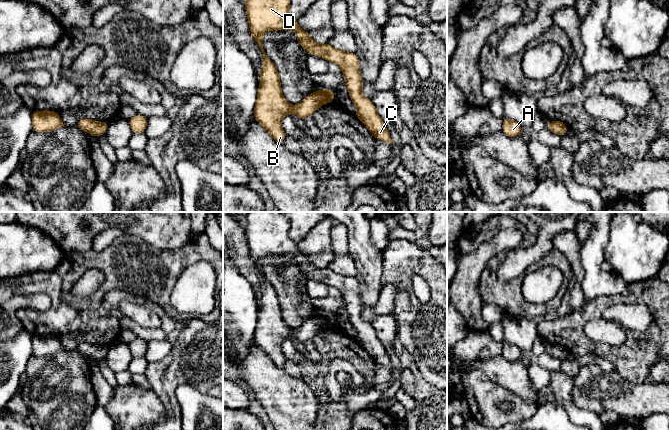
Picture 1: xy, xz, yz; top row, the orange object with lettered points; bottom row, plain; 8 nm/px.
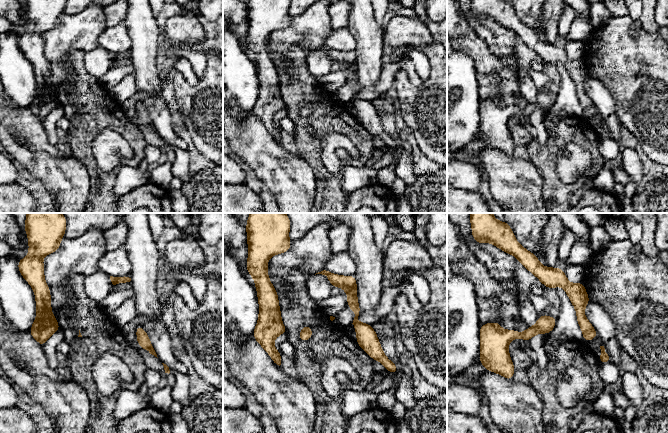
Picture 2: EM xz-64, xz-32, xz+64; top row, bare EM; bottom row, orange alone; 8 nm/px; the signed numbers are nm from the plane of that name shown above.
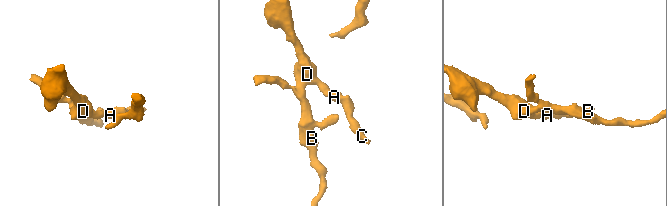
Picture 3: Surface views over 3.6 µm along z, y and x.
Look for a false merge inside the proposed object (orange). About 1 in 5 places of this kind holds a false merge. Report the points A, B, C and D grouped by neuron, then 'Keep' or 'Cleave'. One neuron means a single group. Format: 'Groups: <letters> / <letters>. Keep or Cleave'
Groups: A B C D. Keep

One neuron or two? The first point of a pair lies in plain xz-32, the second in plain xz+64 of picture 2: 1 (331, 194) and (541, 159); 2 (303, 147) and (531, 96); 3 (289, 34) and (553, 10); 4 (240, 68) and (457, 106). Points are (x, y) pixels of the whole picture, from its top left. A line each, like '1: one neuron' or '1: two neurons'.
1: one neuron
2: two neurons
3: one neuron
4: one neuron

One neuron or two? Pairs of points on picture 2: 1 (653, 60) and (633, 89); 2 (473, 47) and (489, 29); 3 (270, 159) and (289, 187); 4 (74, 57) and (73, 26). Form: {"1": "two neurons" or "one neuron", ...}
{"1": "one neuron", "2": "two neurons", "3": "one neuron", "4": "two neurons"}

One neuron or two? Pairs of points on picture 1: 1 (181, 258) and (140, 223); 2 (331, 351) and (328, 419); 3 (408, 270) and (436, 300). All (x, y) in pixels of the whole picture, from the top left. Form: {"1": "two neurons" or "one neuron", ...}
{"1": "two neurons", "2": "one neuron", "3": "one neuron"}

